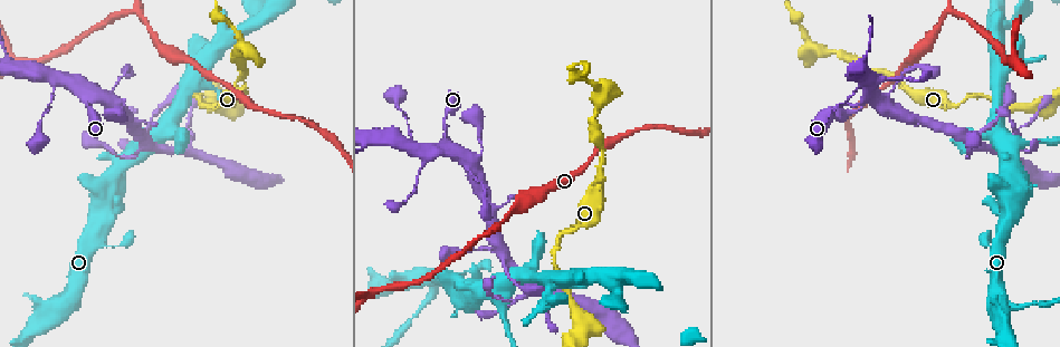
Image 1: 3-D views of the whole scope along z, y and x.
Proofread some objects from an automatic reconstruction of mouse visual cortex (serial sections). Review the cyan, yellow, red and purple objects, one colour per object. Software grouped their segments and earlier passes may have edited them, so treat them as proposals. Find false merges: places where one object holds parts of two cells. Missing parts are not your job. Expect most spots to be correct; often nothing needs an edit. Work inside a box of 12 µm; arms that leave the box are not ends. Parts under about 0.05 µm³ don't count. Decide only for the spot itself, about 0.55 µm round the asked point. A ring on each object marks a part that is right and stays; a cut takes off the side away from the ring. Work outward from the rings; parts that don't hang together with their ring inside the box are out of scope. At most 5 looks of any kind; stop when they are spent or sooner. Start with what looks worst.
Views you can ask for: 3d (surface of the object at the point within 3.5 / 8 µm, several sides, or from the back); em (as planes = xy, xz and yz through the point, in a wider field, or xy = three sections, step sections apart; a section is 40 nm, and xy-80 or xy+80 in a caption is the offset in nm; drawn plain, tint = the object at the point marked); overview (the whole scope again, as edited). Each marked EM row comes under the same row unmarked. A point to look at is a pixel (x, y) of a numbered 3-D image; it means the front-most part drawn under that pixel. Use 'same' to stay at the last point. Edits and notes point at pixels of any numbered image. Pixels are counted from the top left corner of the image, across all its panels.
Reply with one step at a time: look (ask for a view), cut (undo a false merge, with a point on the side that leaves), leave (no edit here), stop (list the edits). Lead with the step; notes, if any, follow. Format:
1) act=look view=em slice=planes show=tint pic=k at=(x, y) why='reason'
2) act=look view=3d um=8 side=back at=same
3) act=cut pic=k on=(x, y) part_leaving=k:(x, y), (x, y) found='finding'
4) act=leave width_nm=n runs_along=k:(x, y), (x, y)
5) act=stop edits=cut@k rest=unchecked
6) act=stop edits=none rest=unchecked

act=look view=3d um=8 side=back pic=1 at=(517, 299) why='a narrow waist'

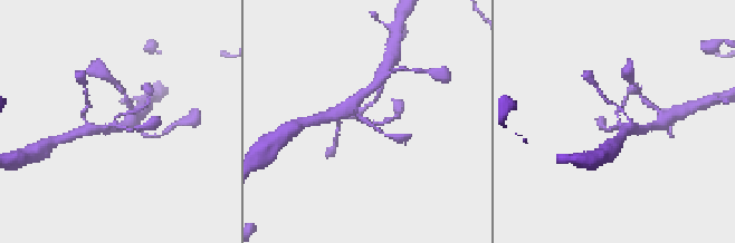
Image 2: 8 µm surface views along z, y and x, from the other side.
act=look view=em slice=xy step=2 show=tint pic=2 at=(619, 115) why='shape alone is not enough'

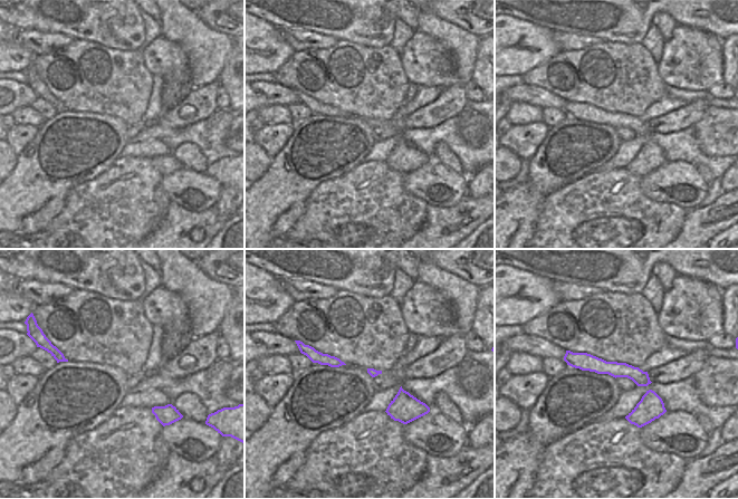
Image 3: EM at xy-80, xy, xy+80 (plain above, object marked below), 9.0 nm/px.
act=leave runs_along=2:(102, 128), (146, 103) found='continuous, no second cell'

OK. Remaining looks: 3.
act=look view=em slice=xy step=3 show=tint pic=1 at=(373, 139) why='thick turns thin'

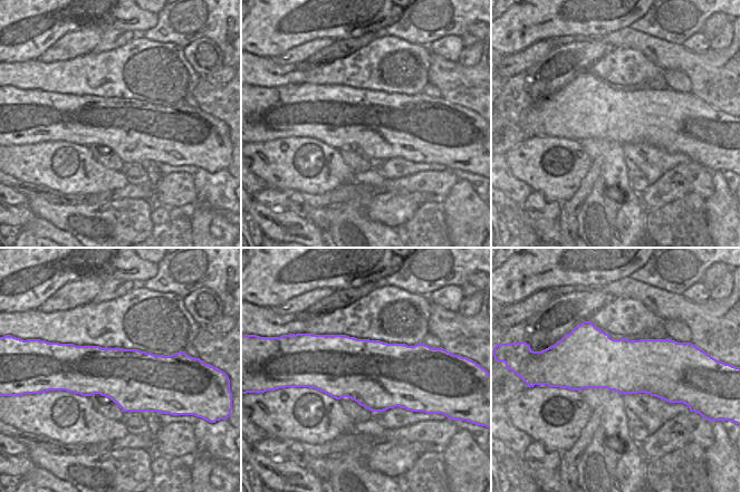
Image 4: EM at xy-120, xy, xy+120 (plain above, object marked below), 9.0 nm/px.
act=look view=3d um=3.5 at=same

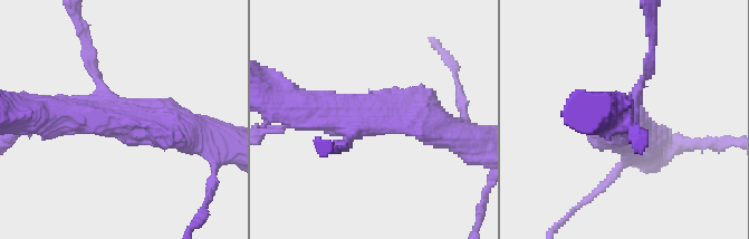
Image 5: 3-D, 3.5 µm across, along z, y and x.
act=leave runs_along=5:(191, 132), (109, 118), (92, 64) found='one cell here'

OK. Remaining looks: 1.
act=stop edits=none rest=unchecked

